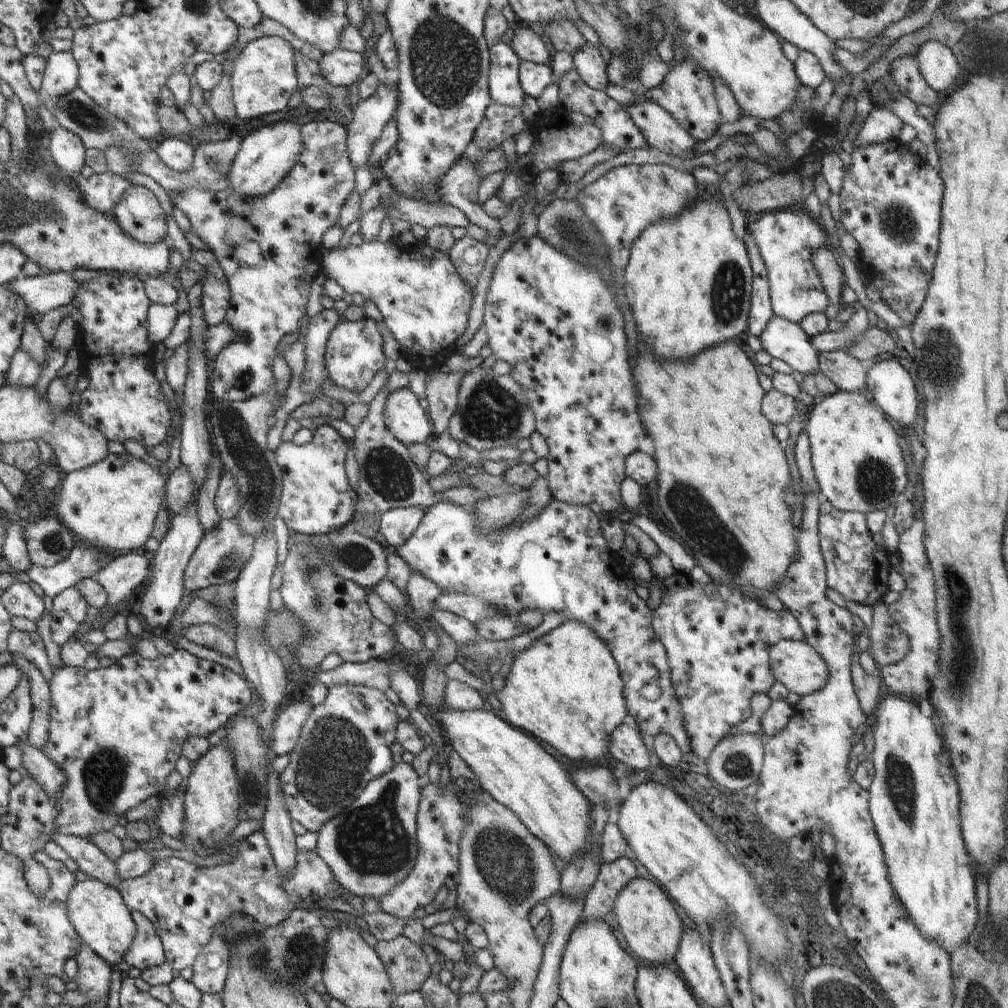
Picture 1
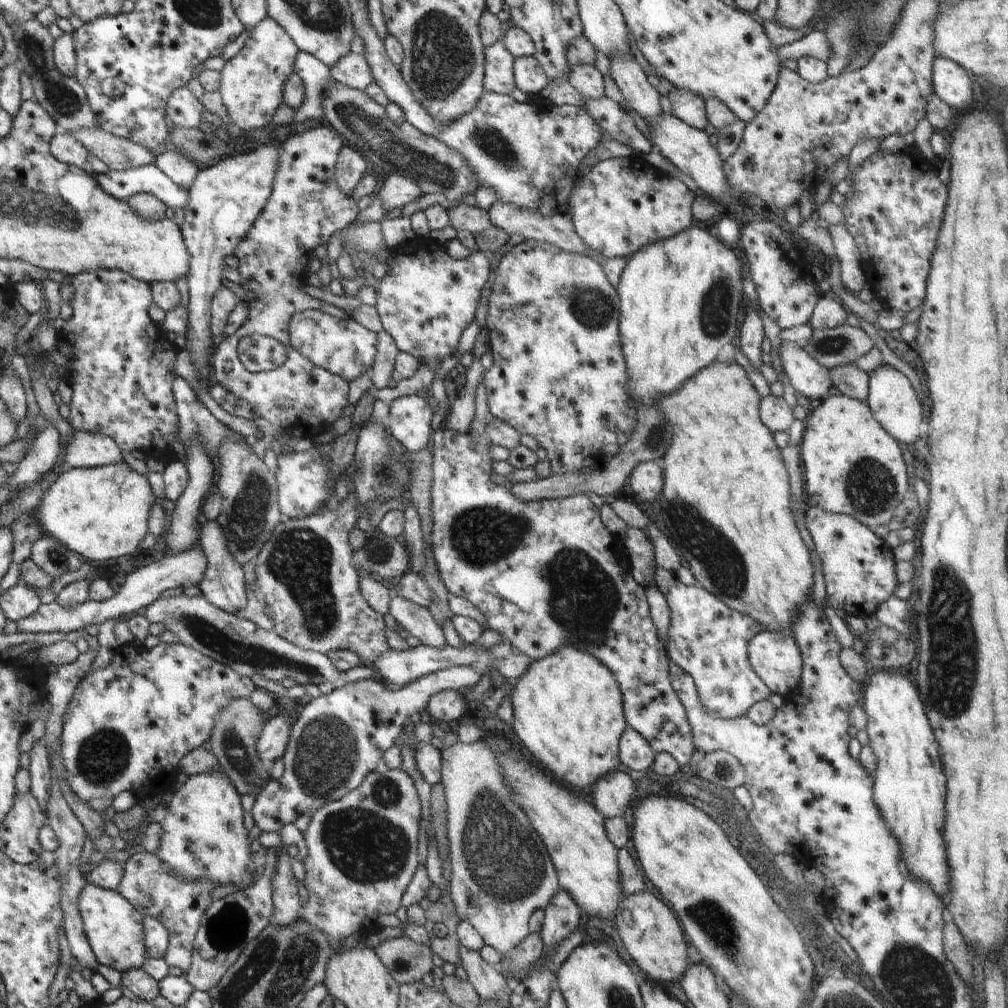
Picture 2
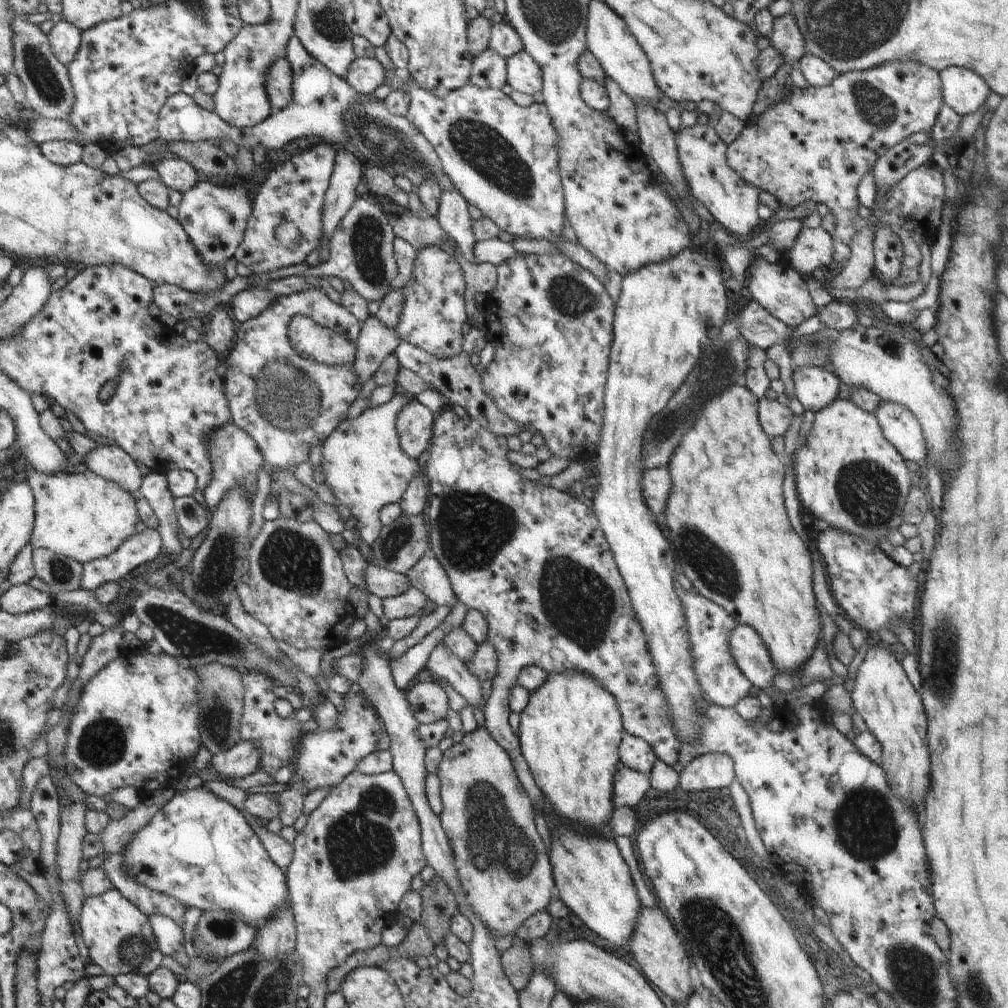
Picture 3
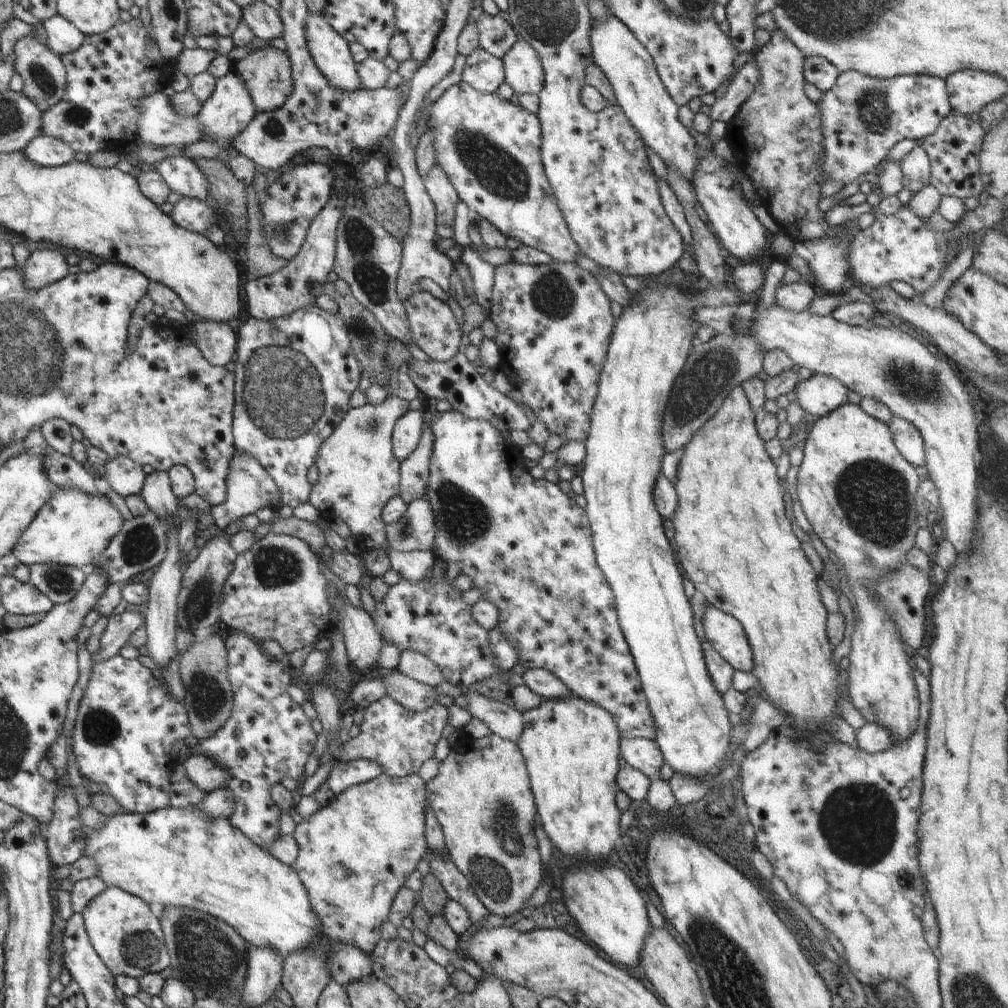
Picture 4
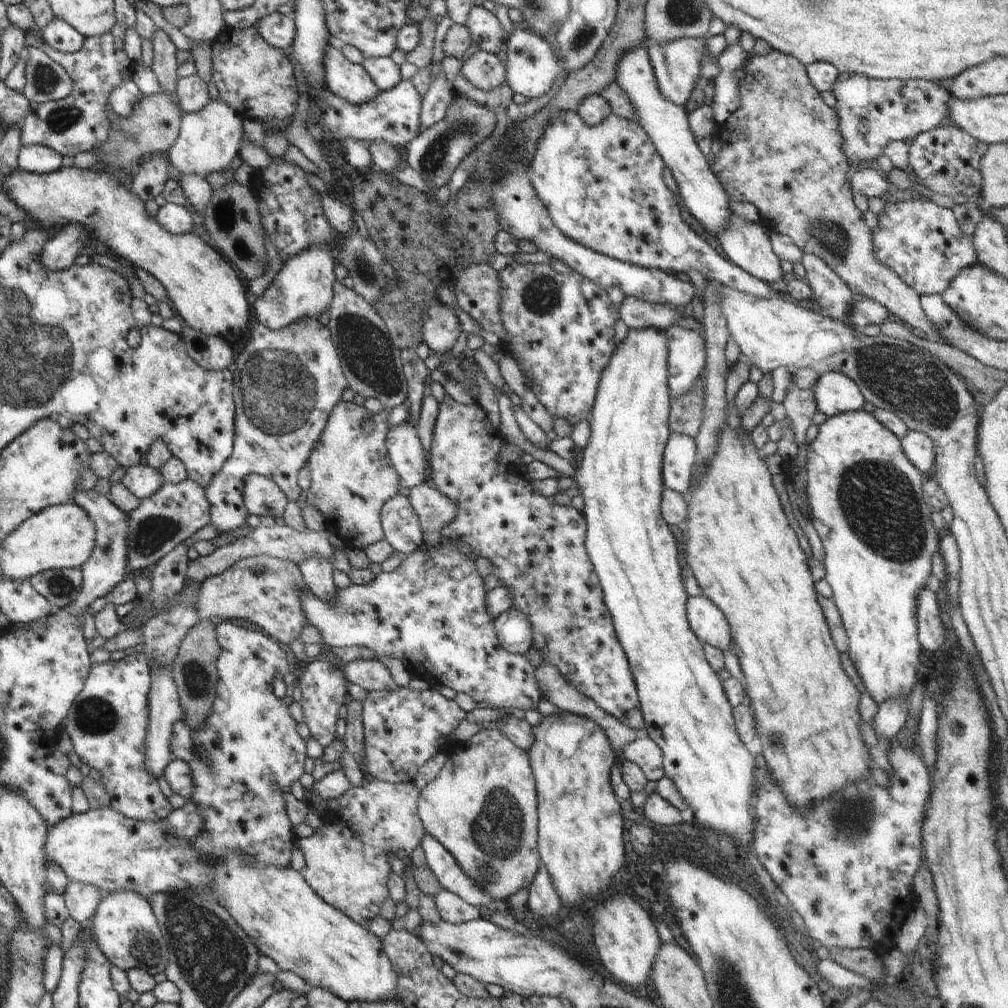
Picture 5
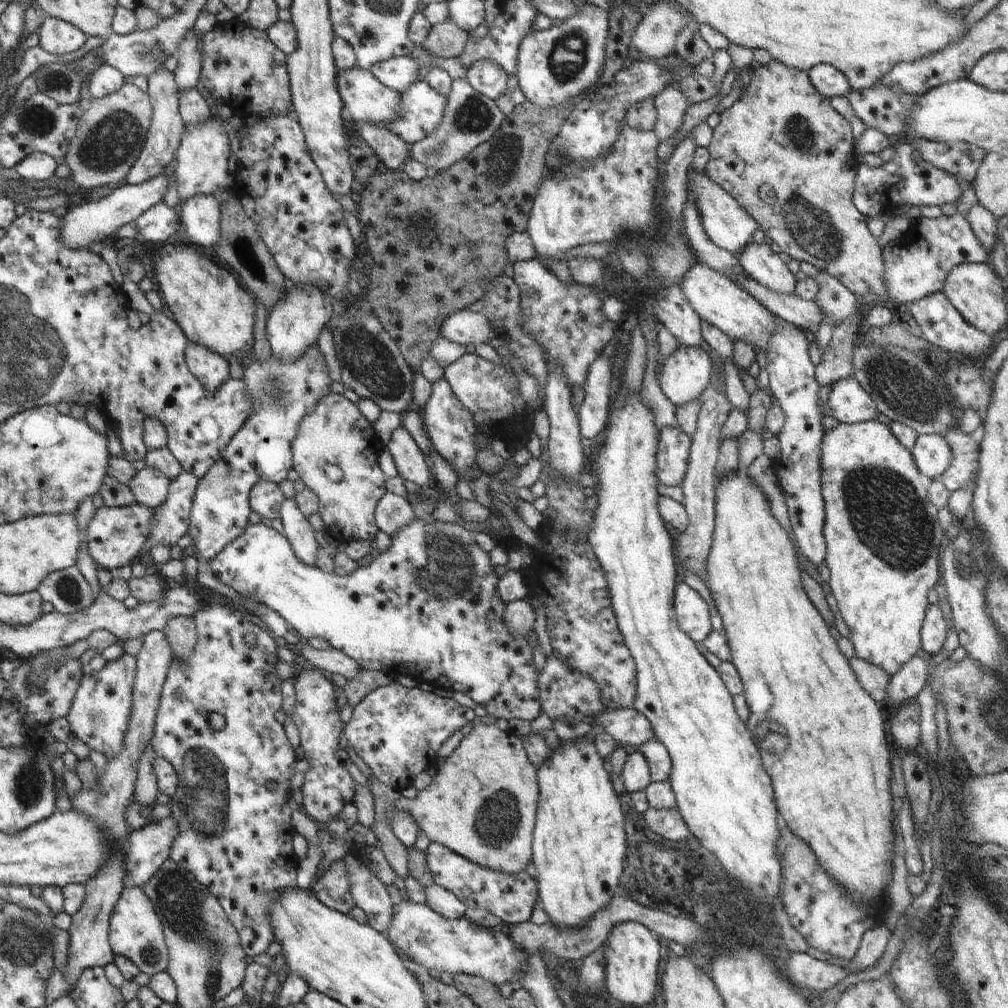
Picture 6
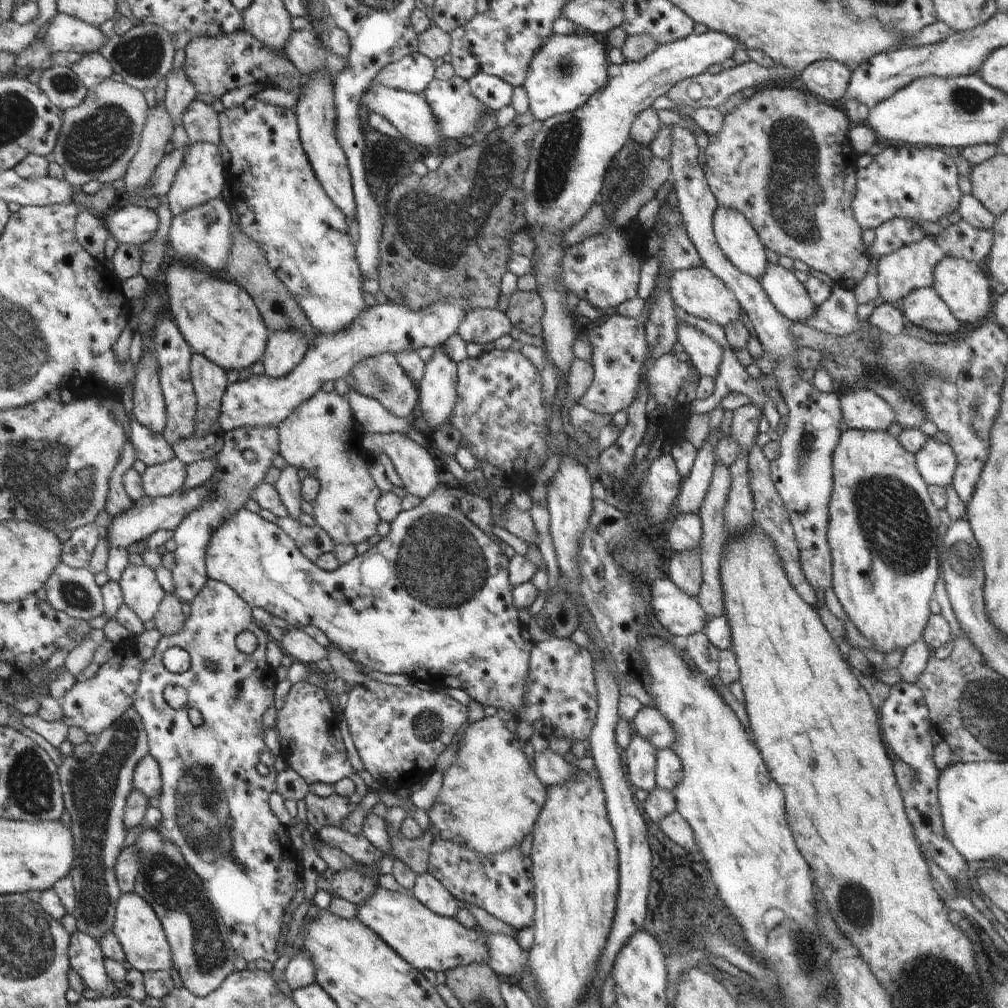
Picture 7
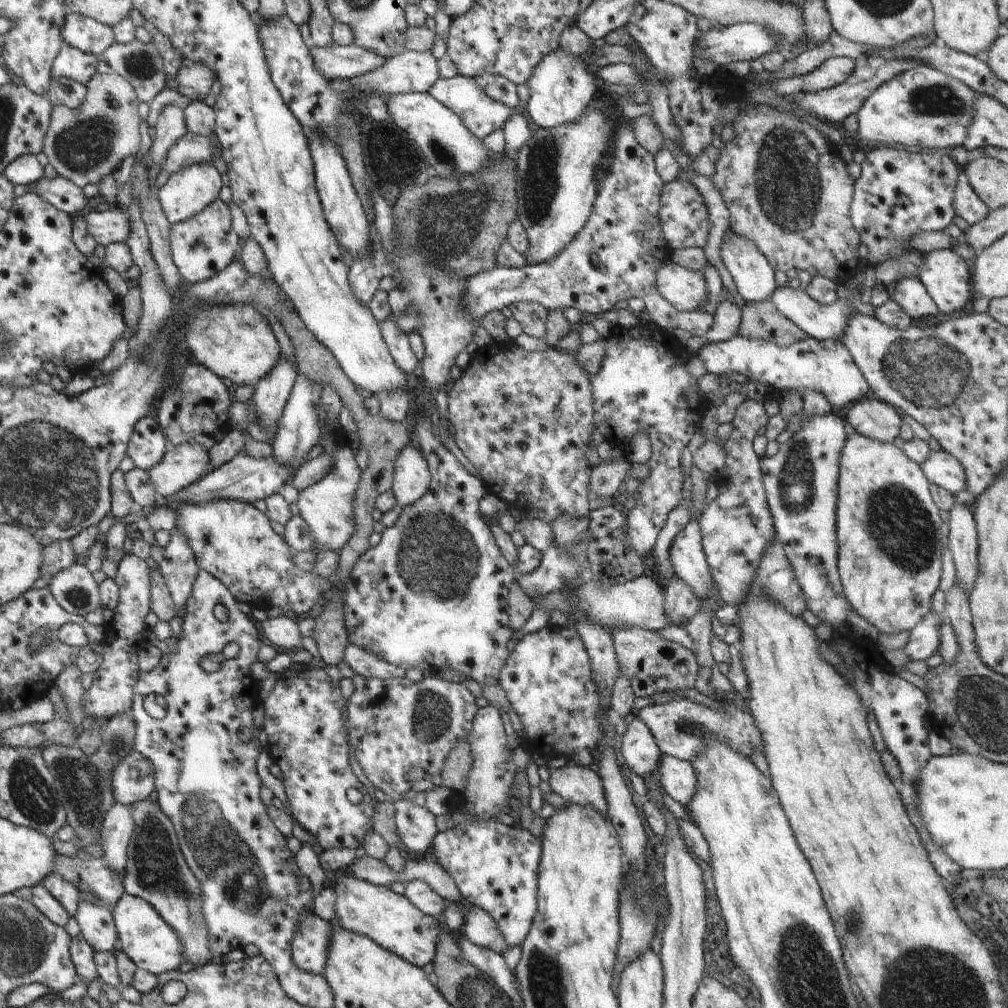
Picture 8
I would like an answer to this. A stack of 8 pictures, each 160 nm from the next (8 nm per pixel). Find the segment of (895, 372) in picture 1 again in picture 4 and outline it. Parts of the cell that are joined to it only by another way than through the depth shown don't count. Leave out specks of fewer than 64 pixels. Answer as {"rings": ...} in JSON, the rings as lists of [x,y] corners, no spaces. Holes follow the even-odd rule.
{"rings":[[[893,416],[889,429],[898,452],[913,466],[925,465],[925,446],[918,429],[906,419]]]}

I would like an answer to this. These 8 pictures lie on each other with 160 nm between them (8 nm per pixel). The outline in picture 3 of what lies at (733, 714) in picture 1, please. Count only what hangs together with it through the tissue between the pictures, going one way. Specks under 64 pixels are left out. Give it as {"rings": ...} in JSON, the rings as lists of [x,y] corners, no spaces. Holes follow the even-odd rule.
{"rings":[[[676,582],[675,591],[683,606],[685,626],[688,627],[687,635],[691,644],[691,665],[703,698],[715,705],[732,709],[743,698],[754,697],[750,694],[753,684],[738,668],[728,644],[731,628],[737,622],[721,606],[702,596],[696,589],[686,590]]]}

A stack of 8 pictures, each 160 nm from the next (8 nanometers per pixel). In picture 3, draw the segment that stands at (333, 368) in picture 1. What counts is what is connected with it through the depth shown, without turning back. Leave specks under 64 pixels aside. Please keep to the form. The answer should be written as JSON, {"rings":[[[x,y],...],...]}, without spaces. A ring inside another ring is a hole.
{"rings":[[[295,312],[288,323],[287,337],[296,354],[329,367],[352,365],[356,358],[354,341]]]}

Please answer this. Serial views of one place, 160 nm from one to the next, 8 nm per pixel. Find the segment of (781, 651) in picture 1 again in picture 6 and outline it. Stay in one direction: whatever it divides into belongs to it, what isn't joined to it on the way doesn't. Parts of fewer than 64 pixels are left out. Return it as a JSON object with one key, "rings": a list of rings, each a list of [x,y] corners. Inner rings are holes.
{"rings":[[[682,579],[675,586],[674,594],[674,612],[679,627],[696,644],[702,644],[713,631],[708,604]]]}

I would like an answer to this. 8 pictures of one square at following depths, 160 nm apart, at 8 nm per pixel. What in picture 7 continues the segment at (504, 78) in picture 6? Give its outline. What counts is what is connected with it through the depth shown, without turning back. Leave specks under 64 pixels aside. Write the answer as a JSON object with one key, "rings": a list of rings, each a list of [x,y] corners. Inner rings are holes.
{"rings":[[[485,73],[476,74],[467,82],[470,84],[472,94],[489,110],[496,113],[502,108],[510,106],[514,87],[508,82]]]}

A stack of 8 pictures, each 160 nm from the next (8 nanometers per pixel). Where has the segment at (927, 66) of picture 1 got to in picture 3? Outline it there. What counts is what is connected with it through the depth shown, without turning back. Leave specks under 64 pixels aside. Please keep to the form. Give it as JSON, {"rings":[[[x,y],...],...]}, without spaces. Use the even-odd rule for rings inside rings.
{"rings":[[[948,67],[939,72],[943,104],[961,117],[976,112],[987,100],[990,88],[974,71],[964,67]]]}

